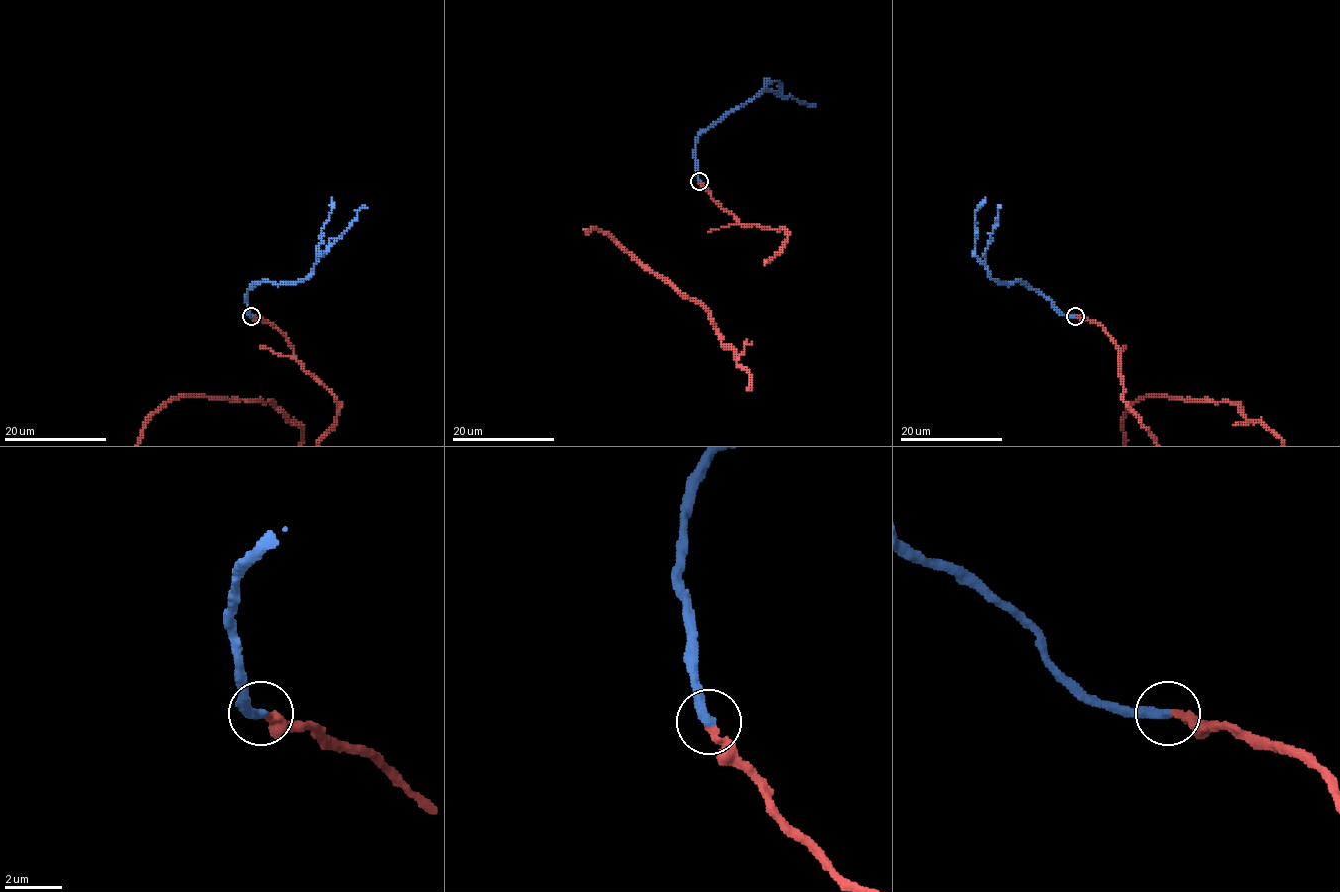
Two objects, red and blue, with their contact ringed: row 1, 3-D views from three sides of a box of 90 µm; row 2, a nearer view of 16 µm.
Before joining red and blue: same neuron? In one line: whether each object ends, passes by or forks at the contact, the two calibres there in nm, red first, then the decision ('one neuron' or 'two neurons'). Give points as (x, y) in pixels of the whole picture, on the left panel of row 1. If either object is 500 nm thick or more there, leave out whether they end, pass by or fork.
red ends there; blue ends there; 260 nm thick on the red side, 360 nm on the other; one neuron

